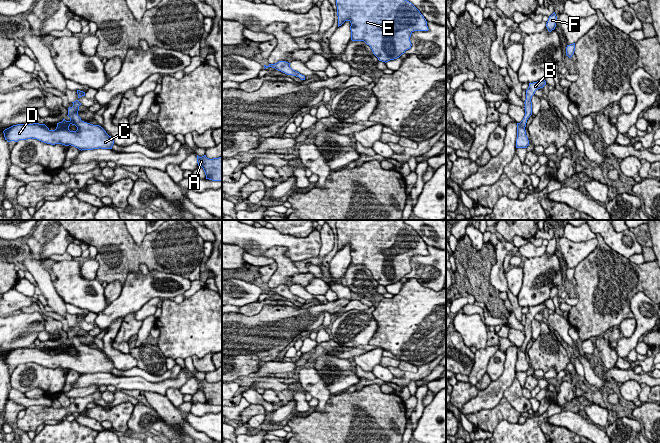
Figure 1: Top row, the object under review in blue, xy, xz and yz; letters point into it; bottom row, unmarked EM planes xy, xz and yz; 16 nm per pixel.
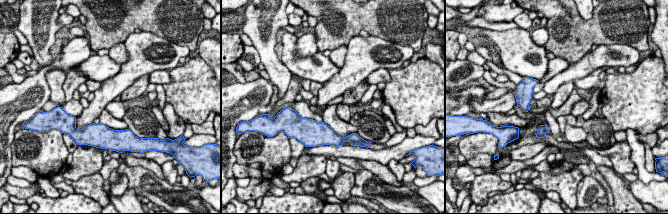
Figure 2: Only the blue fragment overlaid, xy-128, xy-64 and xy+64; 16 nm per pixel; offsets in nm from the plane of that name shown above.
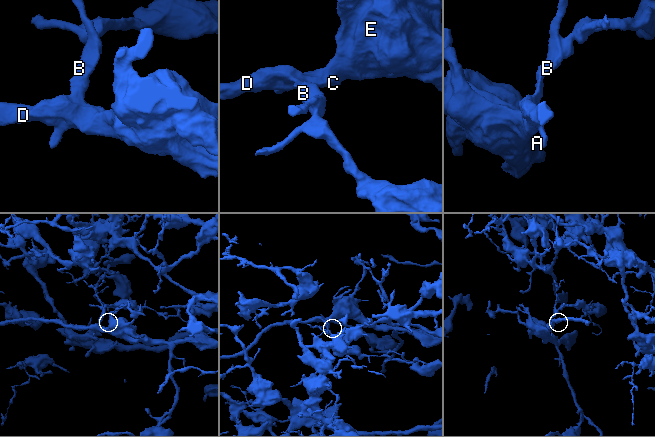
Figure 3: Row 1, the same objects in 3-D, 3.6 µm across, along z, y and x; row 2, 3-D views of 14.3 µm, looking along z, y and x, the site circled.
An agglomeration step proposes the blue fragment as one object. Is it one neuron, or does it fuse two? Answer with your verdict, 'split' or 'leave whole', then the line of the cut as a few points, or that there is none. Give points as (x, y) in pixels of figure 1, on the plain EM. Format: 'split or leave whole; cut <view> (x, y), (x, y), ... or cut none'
leave whole; cut none

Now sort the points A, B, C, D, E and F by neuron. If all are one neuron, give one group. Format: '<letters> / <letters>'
A B C D E F

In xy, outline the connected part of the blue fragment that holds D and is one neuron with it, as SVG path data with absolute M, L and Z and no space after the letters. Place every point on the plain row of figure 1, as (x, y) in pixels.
M76 324L68 332L69 345L63 343L57 347L55 354L50 354L45 348L17 348L3 355L8 366L27 363L37 363L41 366L55 369L74 370L79 374L112 373L114 364L99 349L93 349L81 344L78 340L81 327Z

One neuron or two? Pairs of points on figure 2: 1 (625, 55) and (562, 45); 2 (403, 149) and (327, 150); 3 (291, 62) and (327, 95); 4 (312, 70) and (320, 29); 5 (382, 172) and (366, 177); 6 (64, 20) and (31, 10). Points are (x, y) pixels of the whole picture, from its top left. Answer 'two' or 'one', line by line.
1: two
2: one
3: two
4: two
5: two
6: two

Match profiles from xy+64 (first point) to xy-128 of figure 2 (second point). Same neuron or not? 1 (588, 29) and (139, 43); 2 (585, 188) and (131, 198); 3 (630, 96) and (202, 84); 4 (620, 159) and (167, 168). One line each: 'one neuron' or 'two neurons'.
1: two neurons
2: two neurons
3: one neuron
4: one neuron

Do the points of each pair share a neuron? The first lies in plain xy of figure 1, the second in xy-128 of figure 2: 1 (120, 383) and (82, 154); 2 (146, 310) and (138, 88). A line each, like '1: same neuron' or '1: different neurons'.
1: different neurons
2: different neurons

